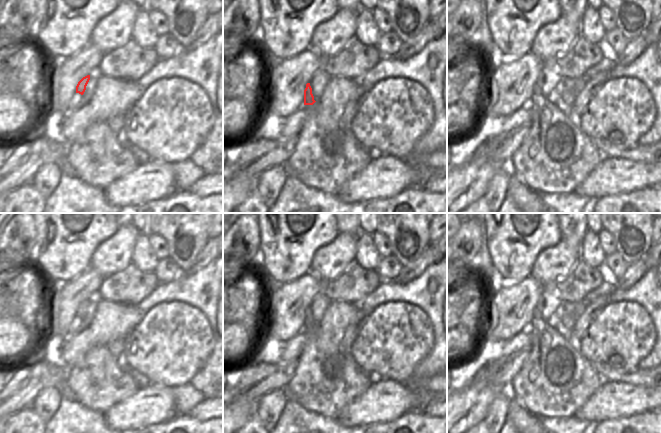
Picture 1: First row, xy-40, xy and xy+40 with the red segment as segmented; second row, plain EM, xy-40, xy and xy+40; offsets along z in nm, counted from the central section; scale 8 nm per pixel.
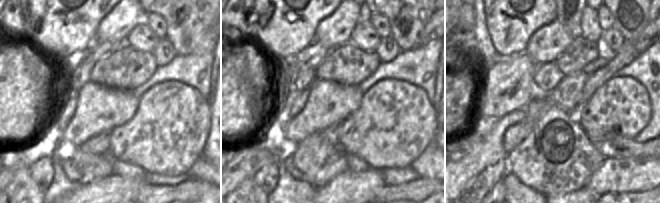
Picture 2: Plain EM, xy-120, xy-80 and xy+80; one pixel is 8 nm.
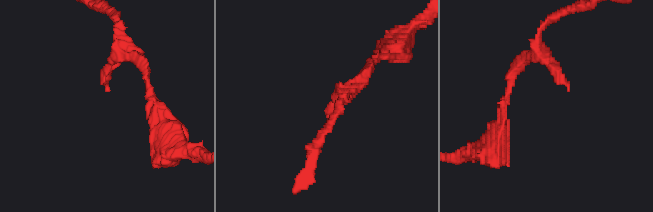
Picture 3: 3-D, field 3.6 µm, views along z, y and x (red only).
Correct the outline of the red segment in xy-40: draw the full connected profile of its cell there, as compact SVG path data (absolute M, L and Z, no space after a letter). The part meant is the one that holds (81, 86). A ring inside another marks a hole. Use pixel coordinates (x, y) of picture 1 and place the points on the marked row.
M87 75L87 76L83 77L78 82L78 84L76 86L76 93L79 93L79 94L83 95L85 90L86 90L86 86L87 86L89 80L90 80L90 75Z

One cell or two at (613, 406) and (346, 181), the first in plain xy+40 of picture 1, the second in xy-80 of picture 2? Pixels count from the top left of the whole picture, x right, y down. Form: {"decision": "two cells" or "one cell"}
{"decision": "one cell"}

